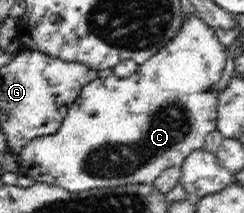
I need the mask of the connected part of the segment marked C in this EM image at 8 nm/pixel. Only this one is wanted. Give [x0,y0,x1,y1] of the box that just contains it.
[16,17,227,193]

